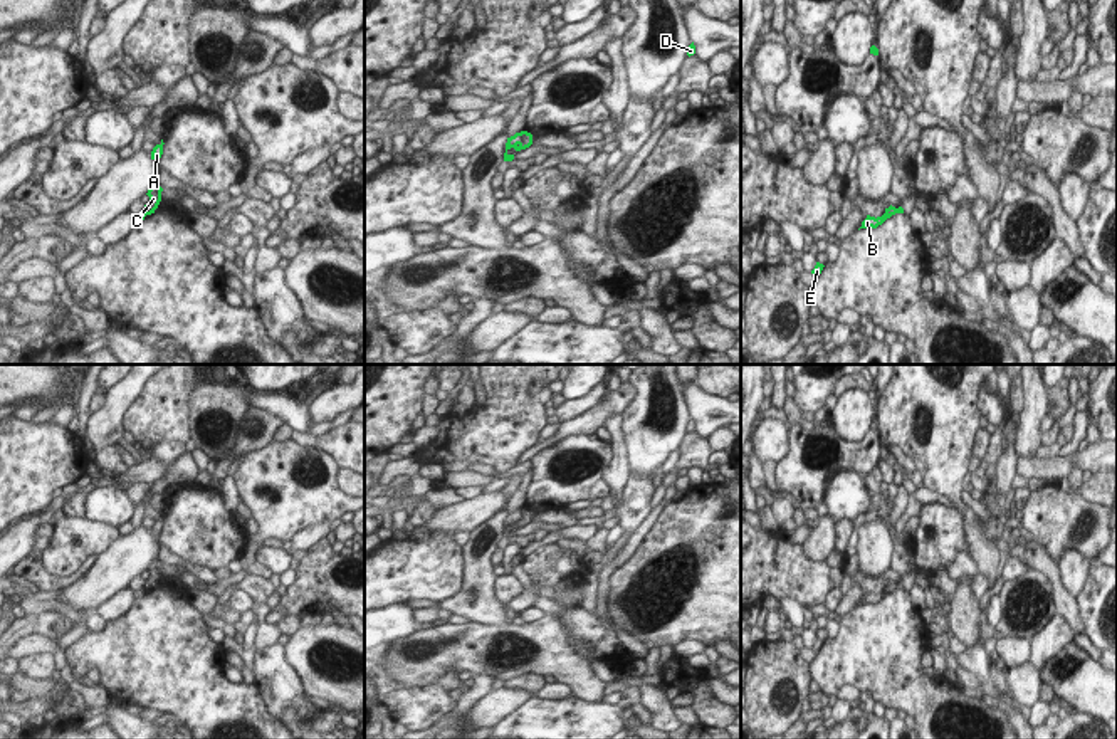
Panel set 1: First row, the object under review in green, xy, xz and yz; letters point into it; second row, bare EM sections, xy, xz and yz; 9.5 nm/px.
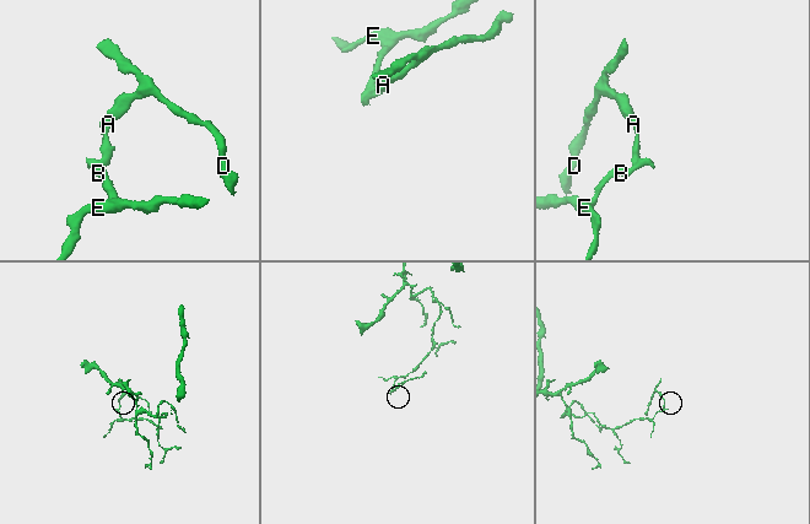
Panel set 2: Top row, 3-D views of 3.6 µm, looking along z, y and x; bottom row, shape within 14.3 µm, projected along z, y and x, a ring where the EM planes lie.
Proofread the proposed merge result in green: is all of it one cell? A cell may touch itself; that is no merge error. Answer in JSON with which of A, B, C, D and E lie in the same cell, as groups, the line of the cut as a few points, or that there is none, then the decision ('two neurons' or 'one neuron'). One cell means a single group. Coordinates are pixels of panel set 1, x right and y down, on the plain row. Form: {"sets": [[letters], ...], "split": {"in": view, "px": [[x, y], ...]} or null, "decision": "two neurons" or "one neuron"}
{"sets": [["A", "C", "D"], ["B", "E"]], "split": {"in": "xz", "px": [[521, 509], [519, 521]]}, "decision": "two neurons"}

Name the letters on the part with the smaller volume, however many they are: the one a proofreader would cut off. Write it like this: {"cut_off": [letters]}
{"cut_off": ["A", "C", "D"]}

